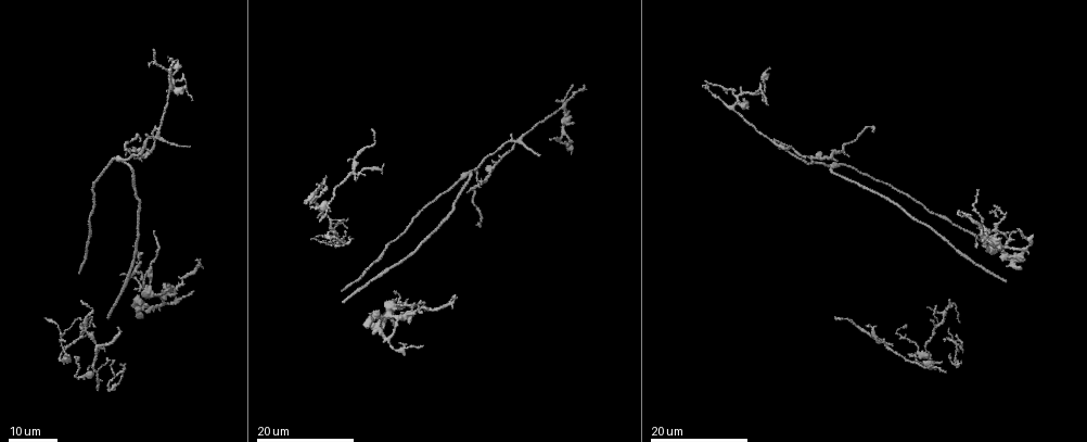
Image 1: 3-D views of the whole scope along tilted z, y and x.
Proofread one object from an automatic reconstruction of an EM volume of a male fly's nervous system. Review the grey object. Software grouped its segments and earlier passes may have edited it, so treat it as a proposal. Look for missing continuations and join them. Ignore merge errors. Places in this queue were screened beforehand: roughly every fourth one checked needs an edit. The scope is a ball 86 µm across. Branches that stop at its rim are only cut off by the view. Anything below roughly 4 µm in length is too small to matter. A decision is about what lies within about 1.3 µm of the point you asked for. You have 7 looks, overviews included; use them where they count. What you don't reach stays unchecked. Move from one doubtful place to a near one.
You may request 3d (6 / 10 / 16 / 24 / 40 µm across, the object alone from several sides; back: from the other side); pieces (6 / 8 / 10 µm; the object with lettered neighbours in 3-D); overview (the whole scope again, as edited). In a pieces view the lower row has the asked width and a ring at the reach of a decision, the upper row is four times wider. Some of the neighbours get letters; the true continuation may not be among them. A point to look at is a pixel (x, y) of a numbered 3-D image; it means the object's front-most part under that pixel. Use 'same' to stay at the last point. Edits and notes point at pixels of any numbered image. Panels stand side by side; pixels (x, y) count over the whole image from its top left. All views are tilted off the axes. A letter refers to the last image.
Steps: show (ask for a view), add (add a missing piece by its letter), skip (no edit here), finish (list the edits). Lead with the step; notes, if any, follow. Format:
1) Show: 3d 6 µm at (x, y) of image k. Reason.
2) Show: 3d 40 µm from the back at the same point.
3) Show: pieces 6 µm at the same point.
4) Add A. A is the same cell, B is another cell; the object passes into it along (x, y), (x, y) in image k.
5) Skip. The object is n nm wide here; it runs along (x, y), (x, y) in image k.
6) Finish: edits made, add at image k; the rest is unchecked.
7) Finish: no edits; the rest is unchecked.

Show: 3d 16 µm at (978, 192) of image 1. Free end.

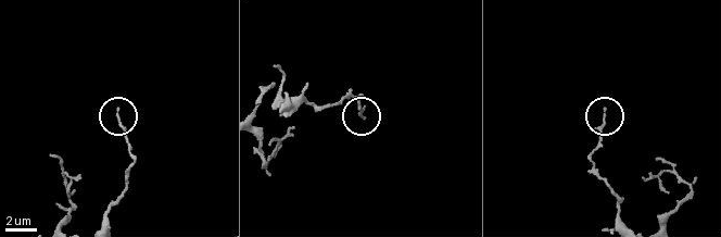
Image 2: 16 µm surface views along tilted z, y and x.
Show: pieces 10 µm at (119, 107) of image 2.

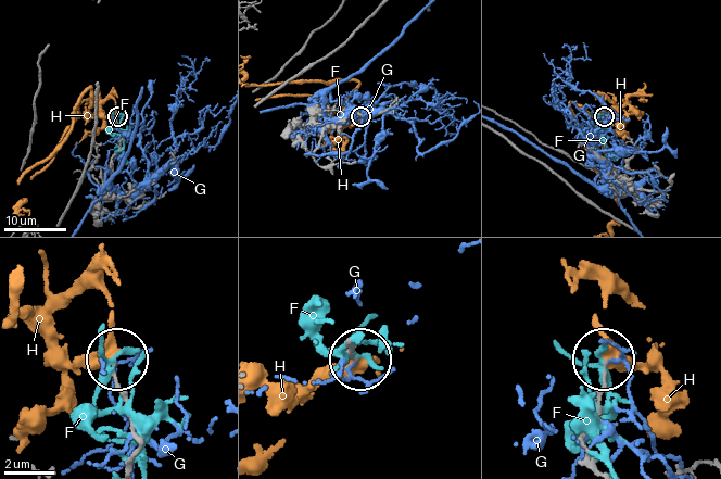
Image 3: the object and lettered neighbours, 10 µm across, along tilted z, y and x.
Skip. F, G and H are other cells; none of them fits.

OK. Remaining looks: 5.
Show: 3d 16 µm at (820, 154) of image 1. An open end.

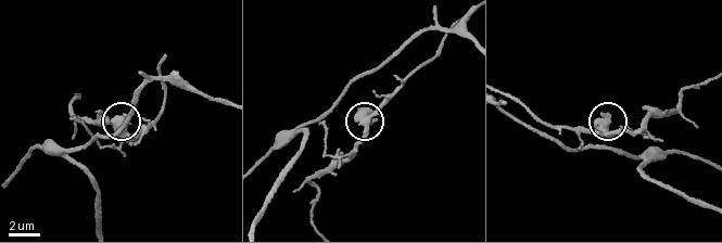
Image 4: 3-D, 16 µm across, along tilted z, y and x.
Show: pieces 8 µm at (606, 116) of image 4.

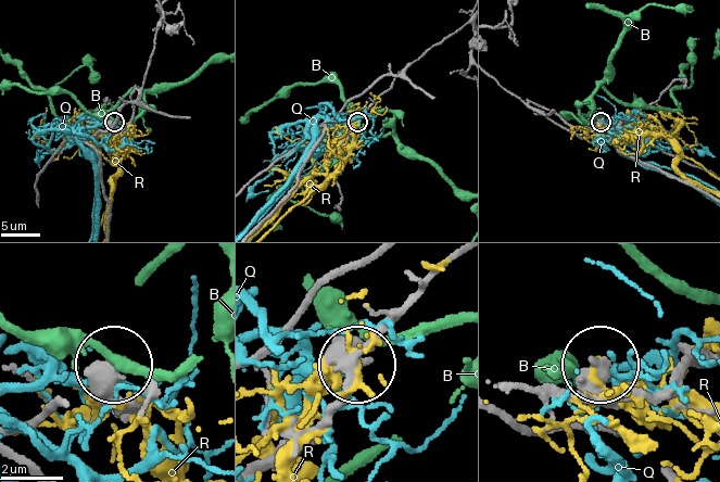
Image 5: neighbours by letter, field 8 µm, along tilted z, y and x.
Skip. B, Q and R are other cells; none of them fits.

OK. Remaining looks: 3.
Show: 3d 16 µm at (511, 136) of image 1.

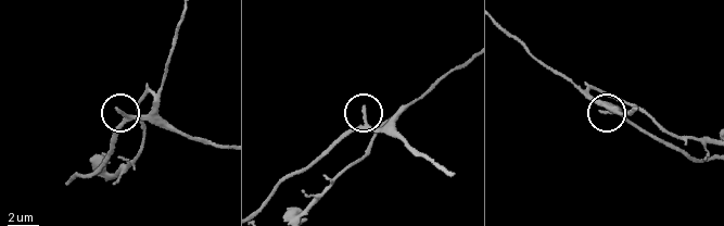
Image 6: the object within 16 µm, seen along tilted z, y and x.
Show: pieces 10 µm at (600, 111) of image 6. What lies round it.

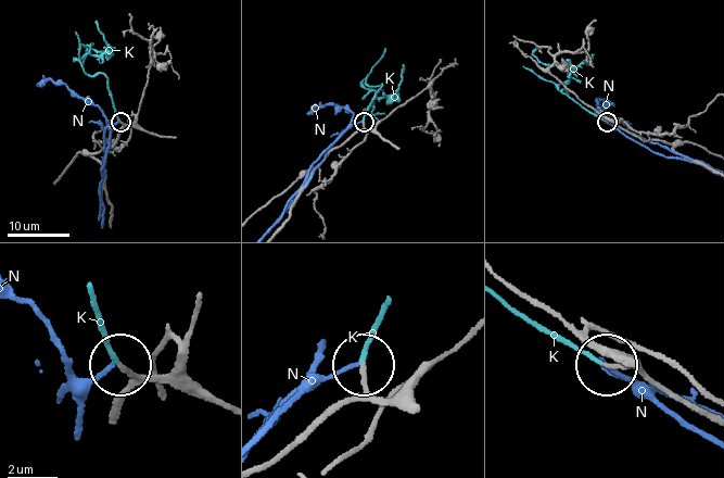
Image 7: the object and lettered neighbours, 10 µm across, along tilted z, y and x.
Add K. K is the same cell, N is another cell; the object passes into it along (312, 422), (360, 385), (362, 352), (384, 302) in image 7; it goes on there.

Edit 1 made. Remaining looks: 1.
Finish: edits made, add at image 7; the rest is unchecked.

